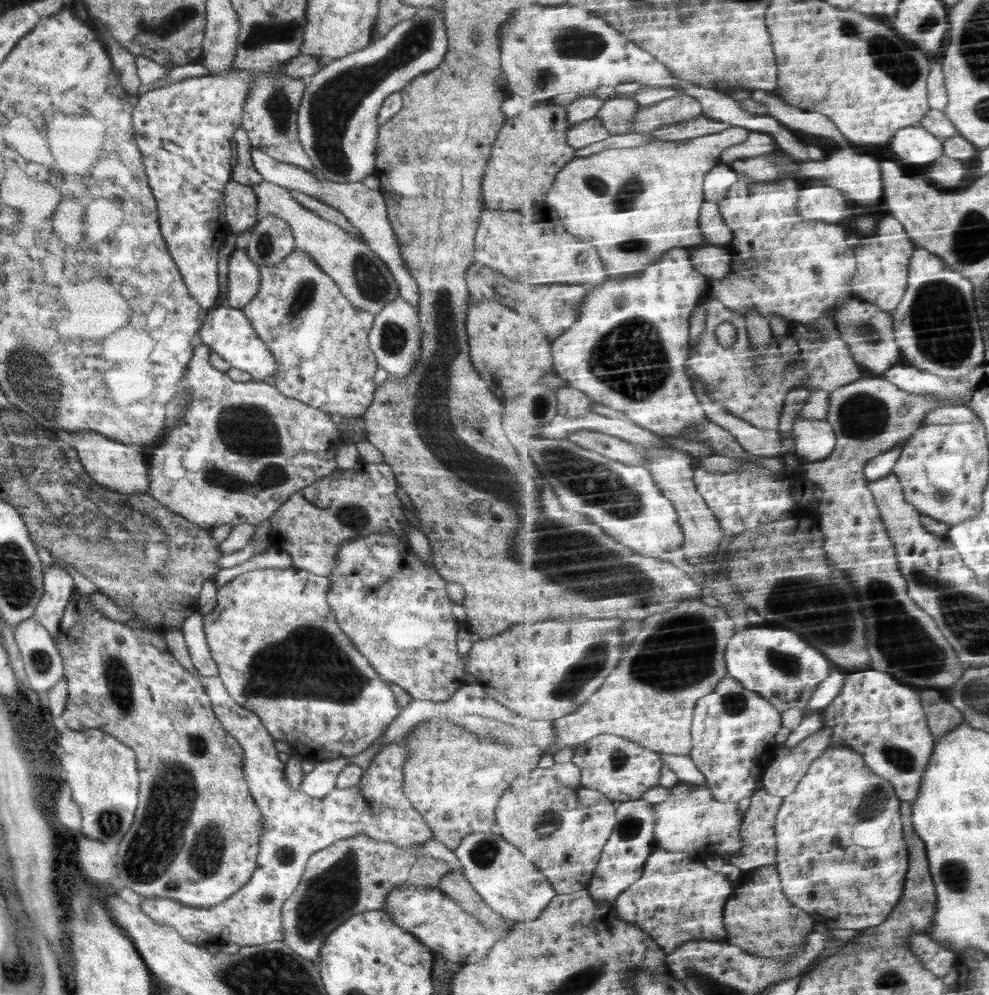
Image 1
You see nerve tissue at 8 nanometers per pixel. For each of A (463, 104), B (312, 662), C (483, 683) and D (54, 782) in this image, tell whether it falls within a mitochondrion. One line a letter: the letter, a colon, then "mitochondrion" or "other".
A: other
B: mitochondrion
C: other
D: other

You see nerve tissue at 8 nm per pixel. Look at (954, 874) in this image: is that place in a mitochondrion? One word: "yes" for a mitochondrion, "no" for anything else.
yes

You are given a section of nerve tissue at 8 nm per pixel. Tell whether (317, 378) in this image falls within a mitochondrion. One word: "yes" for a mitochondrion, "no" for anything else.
no

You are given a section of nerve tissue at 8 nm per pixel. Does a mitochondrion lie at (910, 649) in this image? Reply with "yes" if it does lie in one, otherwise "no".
yes

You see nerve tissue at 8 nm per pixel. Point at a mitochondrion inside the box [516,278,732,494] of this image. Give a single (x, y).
(632, 359)

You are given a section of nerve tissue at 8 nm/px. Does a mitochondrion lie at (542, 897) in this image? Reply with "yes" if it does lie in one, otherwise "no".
no

